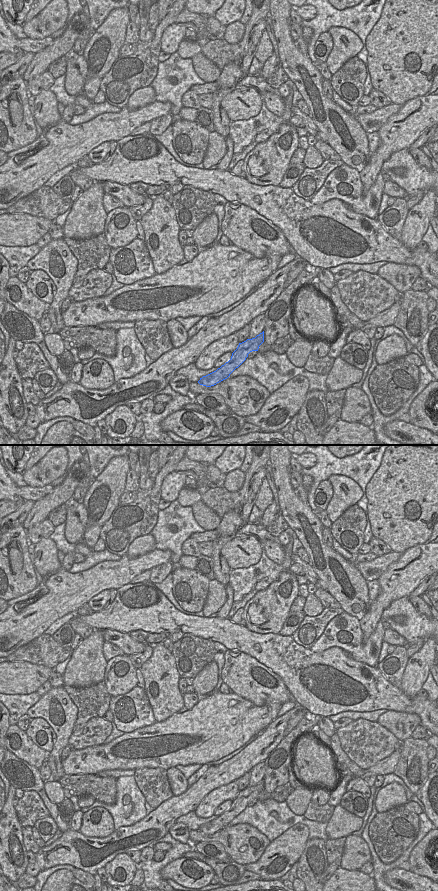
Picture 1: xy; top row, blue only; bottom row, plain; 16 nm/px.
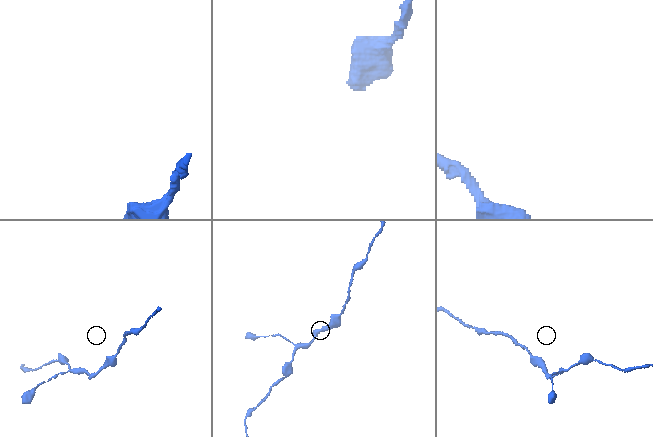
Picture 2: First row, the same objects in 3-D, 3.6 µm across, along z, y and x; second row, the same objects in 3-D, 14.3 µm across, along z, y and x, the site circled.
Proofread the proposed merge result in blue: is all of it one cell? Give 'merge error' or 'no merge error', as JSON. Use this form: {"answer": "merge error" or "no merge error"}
{"answer": "no merge error"}

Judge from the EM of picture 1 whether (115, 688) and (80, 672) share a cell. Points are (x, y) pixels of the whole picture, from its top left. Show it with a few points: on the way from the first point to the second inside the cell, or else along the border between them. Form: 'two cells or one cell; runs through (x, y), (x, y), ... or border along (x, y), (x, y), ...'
two cells; border along (107, 662), (102, 680)

